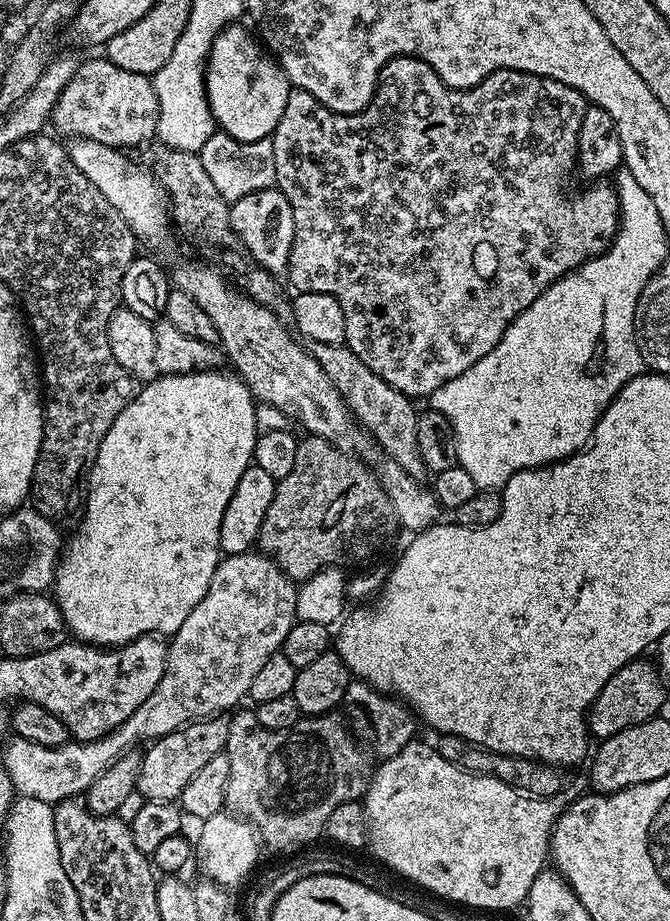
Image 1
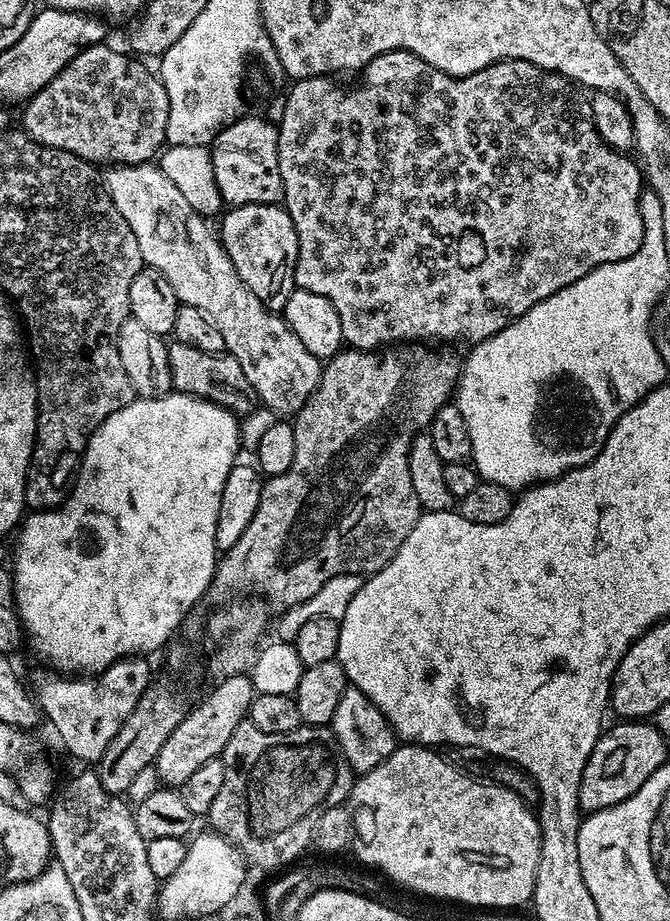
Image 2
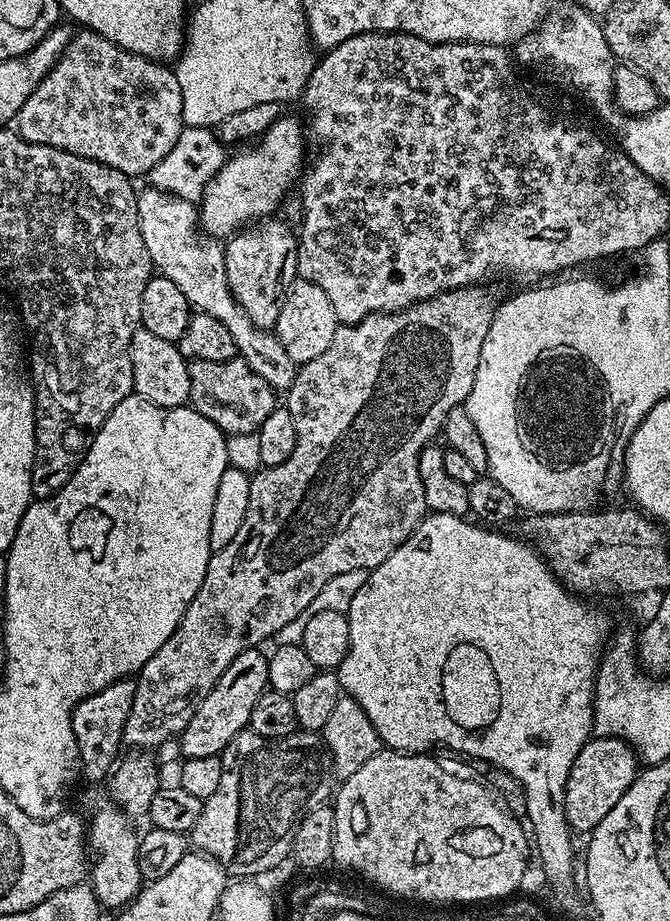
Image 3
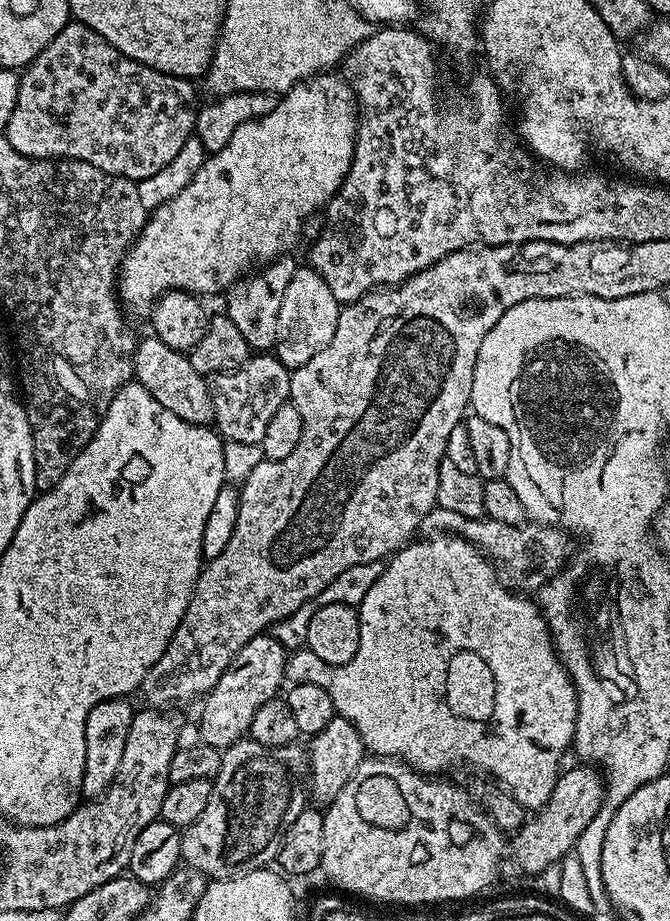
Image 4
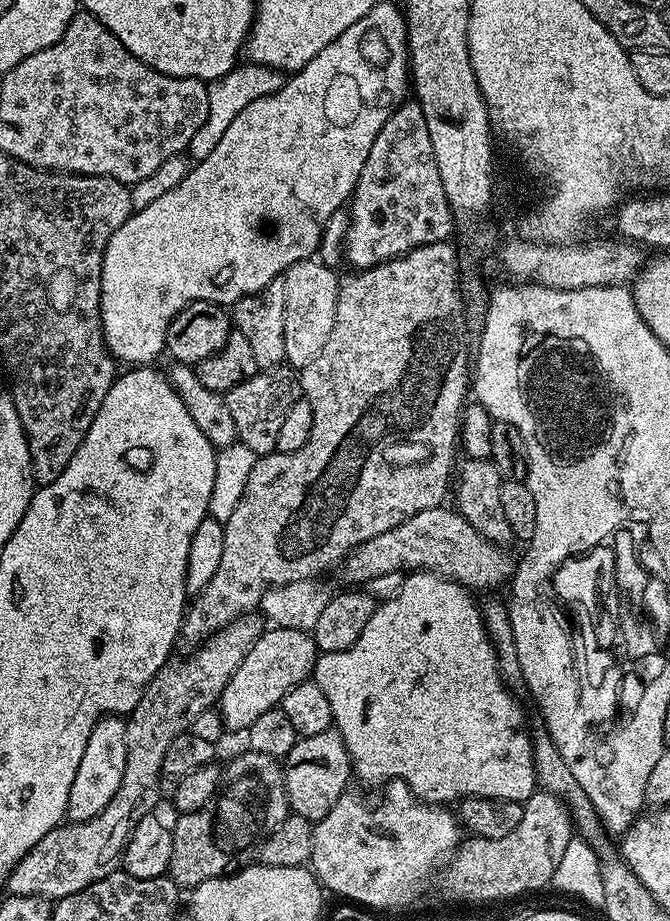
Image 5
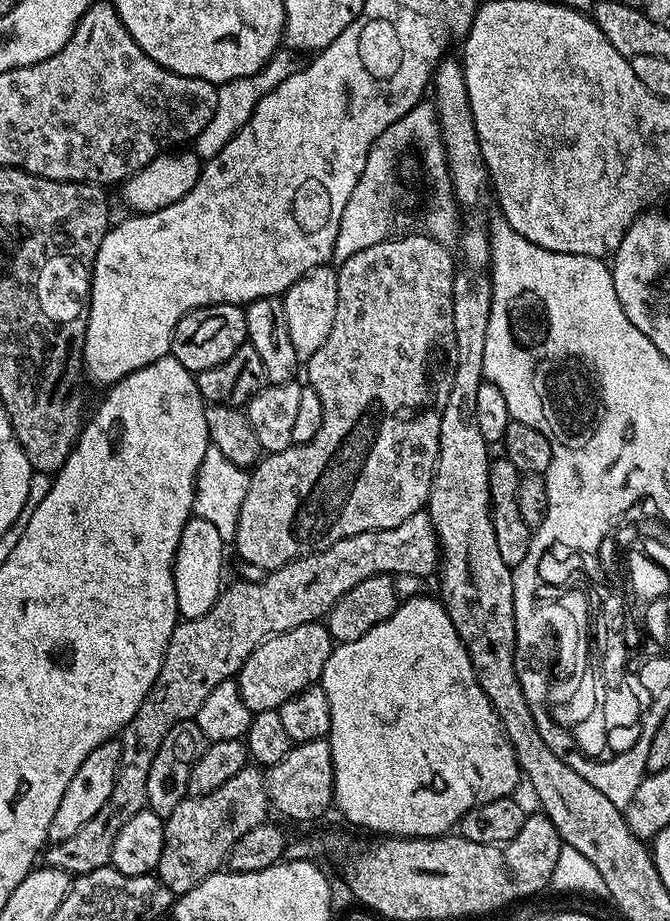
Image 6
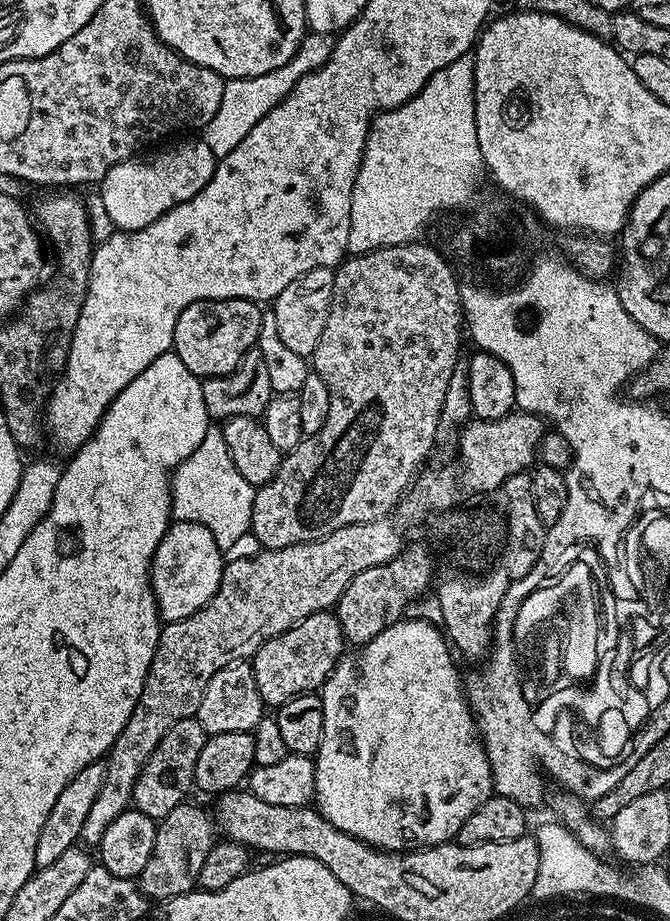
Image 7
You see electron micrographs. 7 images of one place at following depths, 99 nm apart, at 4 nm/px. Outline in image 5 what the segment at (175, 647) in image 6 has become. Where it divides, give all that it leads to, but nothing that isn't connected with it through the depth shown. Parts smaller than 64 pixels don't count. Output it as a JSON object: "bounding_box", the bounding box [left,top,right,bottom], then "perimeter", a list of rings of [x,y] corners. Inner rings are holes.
{"bounding_box":[6,506,514,902],"perimeter":[[[448,506],[422,510],[422,514],[414,514],[414,518],[406,518],[402,526],[394,526],[394,530],[386,530],[386,534],[378,534],[378,538],[370,538],[370,542],[362,542],[352,549],[342,561],[344,576],[349,585],[360,586],[378,576],[386,574],[411,574],[421,570],[435,572],[446,580],[455,580],[469,590],[476,588],[496,588],[511,577],[514,572],[514,560],[507,547],[490,542],[470,526],[466,517]],[[259,615],[240,616],[234,622],[230,622],[230,626],[218,630],[199,646],[193,647],[189,651],[192,653],[185,660],[169,659],[168,663],[162,666],[162,670],[158,670],[158,674],[146,686],[138,706],[126,720],[126,770],[122,773],[122,786],[118,786],[118,794],[110,798],[110,803],[106,810],[102,810],[102,814],[81,824],[65,822],[60,827],[50,830],[50,834],[46,834],[46,838],[42,838],[42,842],[38,842],[34,850],[24,855],[9,874],[6,888],[11,895],[39,896],[55,902],[64,896],[78,894],[78,890],[86,890],[86,886],[117,871],[124,854],[124,843],[128,841],[132,828],[138,826],[138,822],[144,816],[153,815],[157,811],[156,803],[162,800],[160,771],[162,758],[166,758],[170,742],[174,742],[178,734],[189,731],[198,716],[219,701],[226,682],[230,682],[234,670],[238,670],[242,658],[246,658],[250,646],[260,637],[261,631],[262,620]]]}

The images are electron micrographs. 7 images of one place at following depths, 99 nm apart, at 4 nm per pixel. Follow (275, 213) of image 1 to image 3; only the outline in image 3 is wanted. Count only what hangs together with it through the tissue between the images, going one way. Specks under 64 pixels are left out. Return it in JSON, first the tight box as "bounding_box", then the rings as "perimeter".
{"bounding_box":[223,218,298,329],"perimeter":[[[265,218],[247,228],[241,228],[223,245],[226,278],[234,298],[240,303],[240,308],[246,310],[246,318],[259,328],[275,329],[278,314],[282,314],[282,302],[286,298],[286,290],[296,275],[296,246],[298,236],[284,224],[279,224],[276,218]]]}

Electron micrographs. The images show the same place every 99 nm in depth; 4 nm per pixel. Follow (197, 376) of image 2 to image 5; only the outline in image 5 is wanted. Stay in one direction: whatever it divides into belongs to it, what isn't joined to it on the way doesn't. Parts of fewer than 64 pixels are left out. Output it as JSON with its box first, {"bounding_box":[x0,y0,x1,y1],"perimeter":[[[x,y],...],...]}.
{"bounding_box":[223,366,301,458],"perimeter":[[[288,366],[257,370],[253,376],[246,378],[246,382],[240,382],[238,386],[223,393],[226,407],[234,418],[239,443],[250,446],[257,458],[276,452],[278,430],[282,427],[282,421],[285,420],[290,406],[294,406],[294,402],[301,399],[301,396],[297,373]]]}

